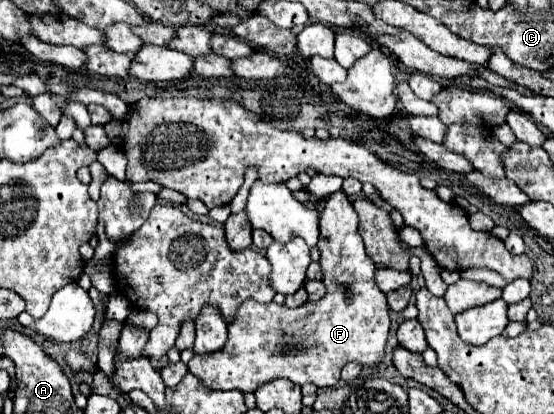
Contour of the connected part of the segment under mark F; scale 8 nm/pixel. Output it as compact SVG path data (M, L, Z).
M343 191L333 193L327 203L325 211L319 217L319 243L317 249L321 253L321 269L323 269L323 285L327 289L325 297L319 301L307 301L303 307L289 309L277 303L257 303L253 299L245 301L235 321L229 325L229 339L225 347L211 355L193 355L187 363L189 371L203 379L205 385L211 389L239 389L239 391L255 391L259 385L285 377L295 385L313 383L317 387L333 387L339 383L339 375L343 365L357 361L363 367L375 367L381 363L385 355L385 343L389 335L389 307L385 295L375 285L375 263L365 251L363 239L357 231L357 213Z

